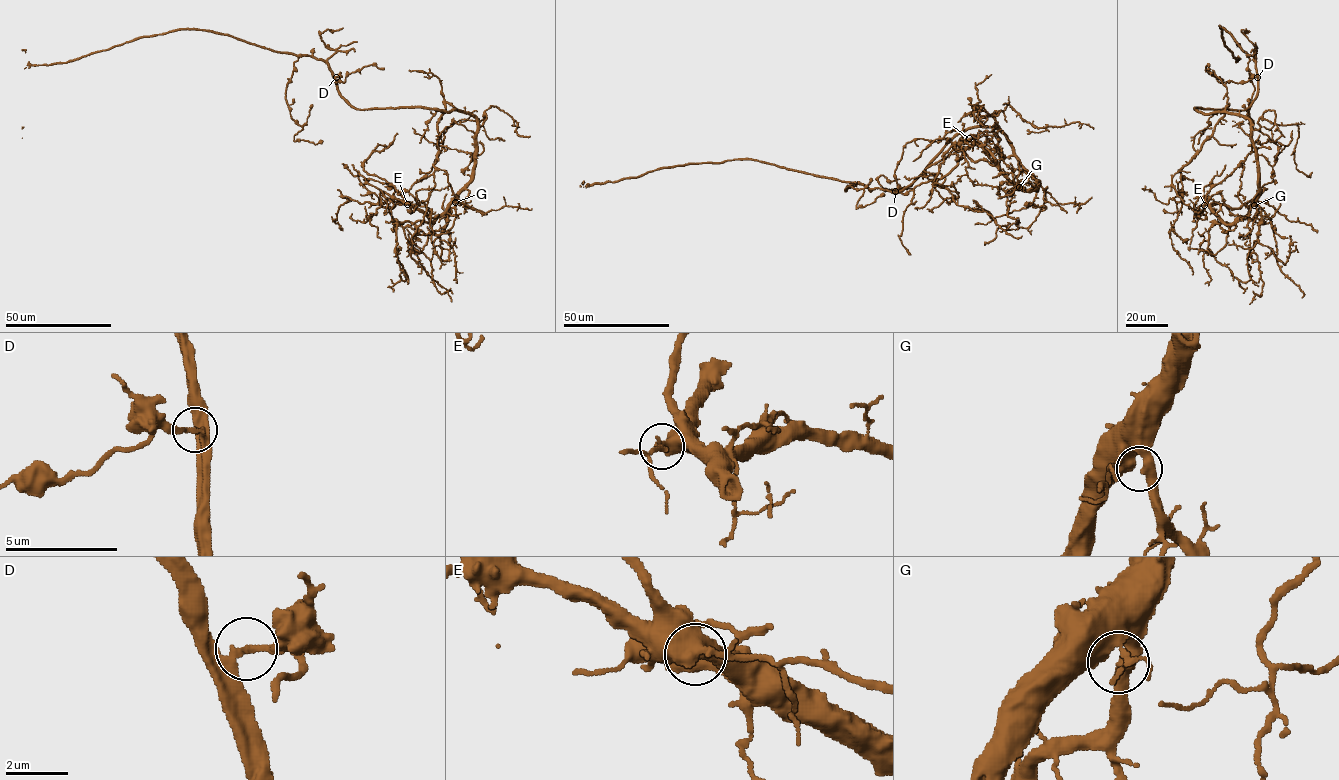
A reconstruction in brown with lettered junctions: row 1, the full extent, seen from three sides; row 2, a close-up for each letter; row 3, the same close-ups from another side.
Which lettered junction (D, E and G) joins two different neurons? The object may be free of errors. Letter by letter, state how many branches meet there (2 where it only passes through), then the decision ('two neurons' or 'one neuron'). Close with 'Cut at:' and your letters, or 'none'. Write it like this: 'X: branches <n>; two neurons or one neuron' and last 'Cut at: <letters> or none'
D: branches 2; one neuron
E: branches 2; one neuron
G: branches 2; one neuron
Cut at: none

